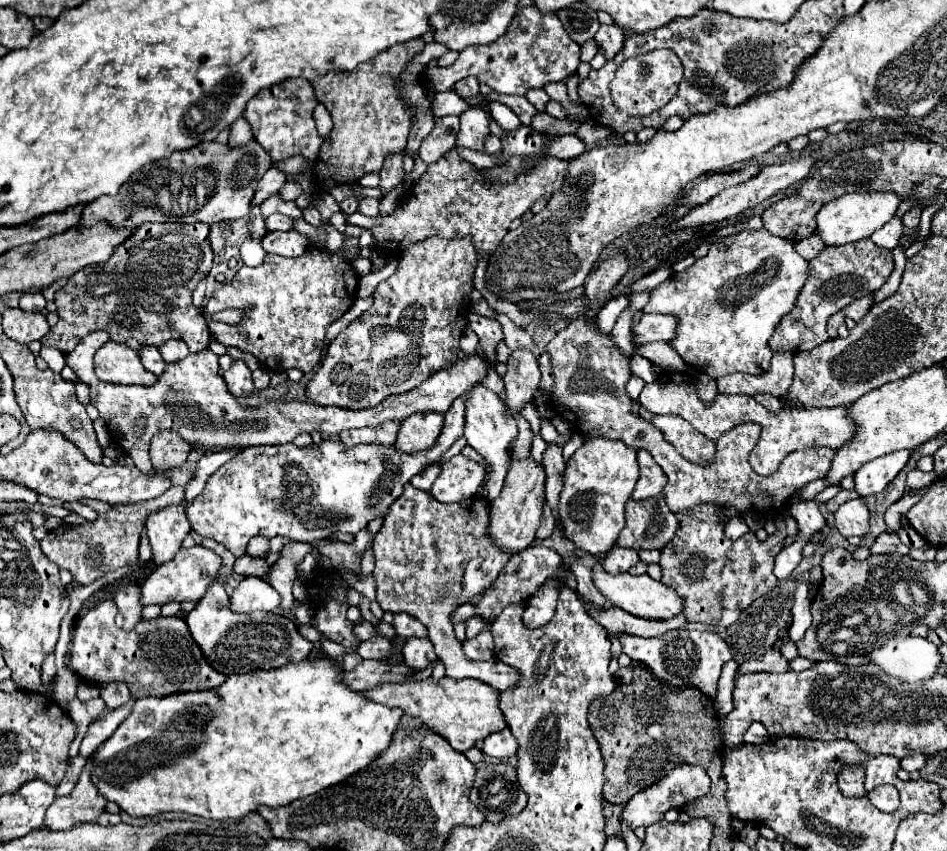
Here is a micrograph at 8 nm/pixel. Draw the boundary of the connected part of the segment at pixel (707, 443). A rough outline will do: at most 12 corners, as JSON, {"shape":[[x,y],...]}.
{"shape":[[653,416],[651,424],[683,458],[705,466],[715,442],[681,416]]}

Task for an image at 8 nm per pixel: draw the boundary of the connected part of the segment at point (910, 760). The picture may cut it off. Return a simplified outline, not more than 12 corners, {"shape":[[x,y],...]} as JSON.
{"shape":[[907,756],[901,768],[907,772],[925,766],[925,756]]}

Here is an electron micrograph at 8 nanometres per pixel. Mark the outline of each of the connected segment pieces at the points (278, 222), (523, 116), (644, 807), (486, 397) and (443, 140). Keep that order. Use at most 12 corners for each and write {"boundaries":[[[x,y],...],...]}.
{"boundaries":[[[285,214],[265,220],[267,230],[293,230],[295,222]],[[491,92],[485,100],[501,102],[528,126],[538,112],[525,96]],[[683,764],[623,808],[631,830],[705,796],[703,768]],[[477,384],[465,400],[467,444],[487,460],[489,500],[501,492],[517,424]],[[459,116],[435,118],[419,158],[437,162],[455,148]]]}

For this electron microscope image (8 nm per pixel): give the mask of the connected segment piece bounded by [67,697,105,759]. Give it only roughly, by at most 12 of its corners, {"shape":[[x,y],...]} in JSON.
{"shape":[[101,697],[89,702],[73,698],[67,712],[77,724],[77,738],[69,746],[69,759],[79,752],[89,724],[105,710]]}

